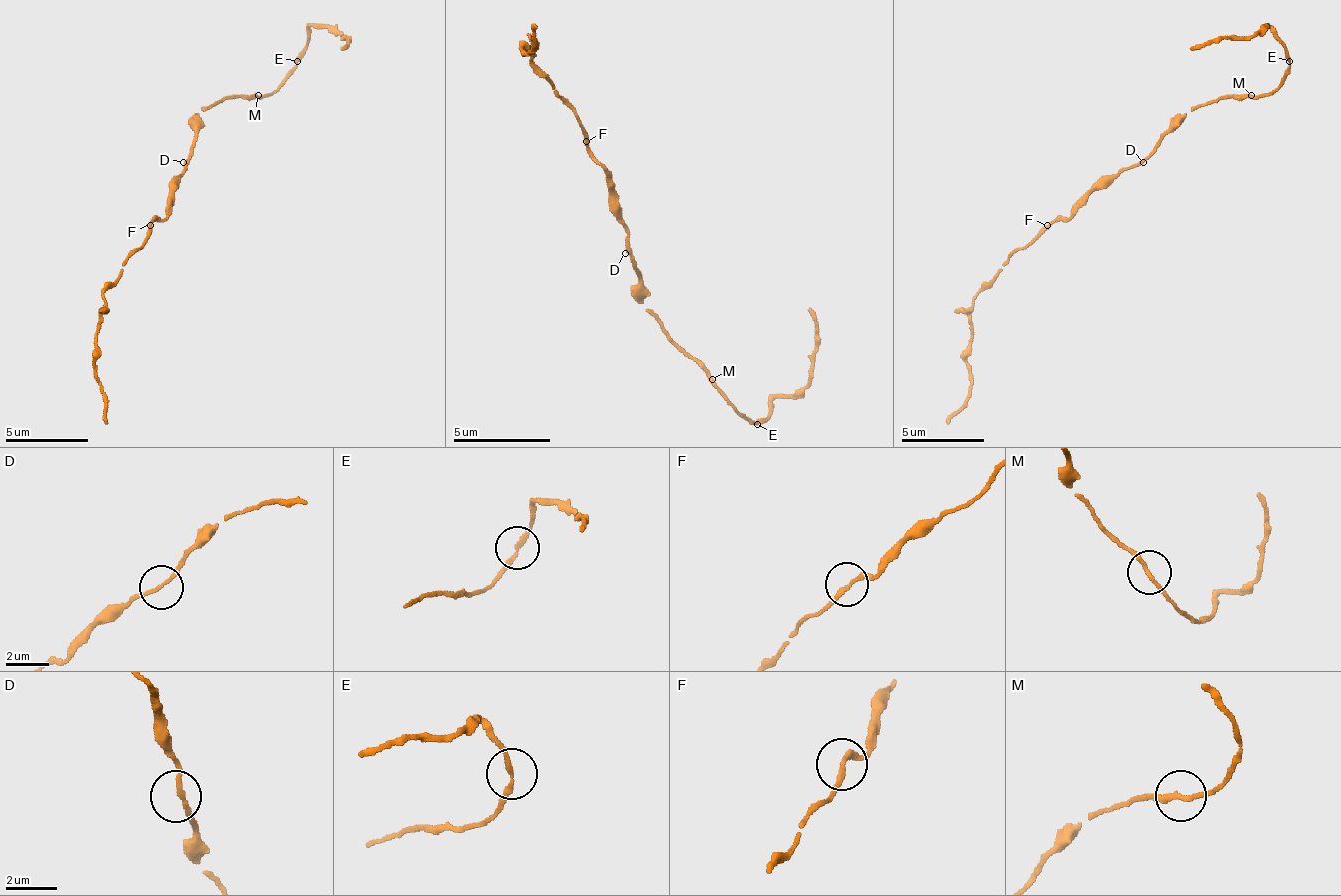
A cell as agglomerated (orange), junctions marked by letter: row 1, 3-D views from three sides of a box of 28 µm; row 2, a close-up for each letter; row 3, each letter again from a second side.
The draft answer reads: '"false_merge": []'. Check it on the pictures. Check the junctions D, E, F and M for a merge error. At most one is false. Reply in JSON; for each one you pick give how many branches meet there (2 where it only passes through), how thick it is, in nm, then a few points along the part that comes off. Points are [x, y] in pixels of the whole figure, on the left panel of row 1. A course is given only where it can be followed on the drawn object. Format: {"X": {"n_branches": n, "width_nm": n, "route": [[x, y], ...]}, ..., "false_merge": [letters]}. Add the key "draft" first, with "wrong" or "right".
{"draft": "wrong", "E": {"n_branches": 2, "width_nm": 190, "route": [[295, 62], [316, 29], [333, 29], [345, 37], [341, 50]]}, "false_merge": ["E"]}

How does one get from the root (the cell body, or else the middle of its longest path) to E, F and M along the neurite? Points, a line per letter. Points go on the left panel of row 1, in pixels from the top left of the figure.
E: (187, 162), (200, 108), (220, 104), (237, 95), (270, 95), (295, 62)
F: (187, 162), (179, 175), (179, 187), (175, 191), (170, 212), (162, 220), (154, 220), (150, 225)
M: (187, 162), (200, 108), (220, 104), (237, 95), (258, 95)

